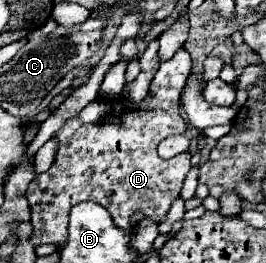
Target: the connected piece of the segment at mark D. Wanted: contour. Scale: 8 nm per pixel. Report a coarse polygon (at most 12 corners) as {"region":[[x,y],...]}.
{"region":[[191,56],[163,62],[141,102],[67,120],[27,188],[35,246],[61,246],[91,200],[117,228],[163,222],[191,154],[179,96]]}

